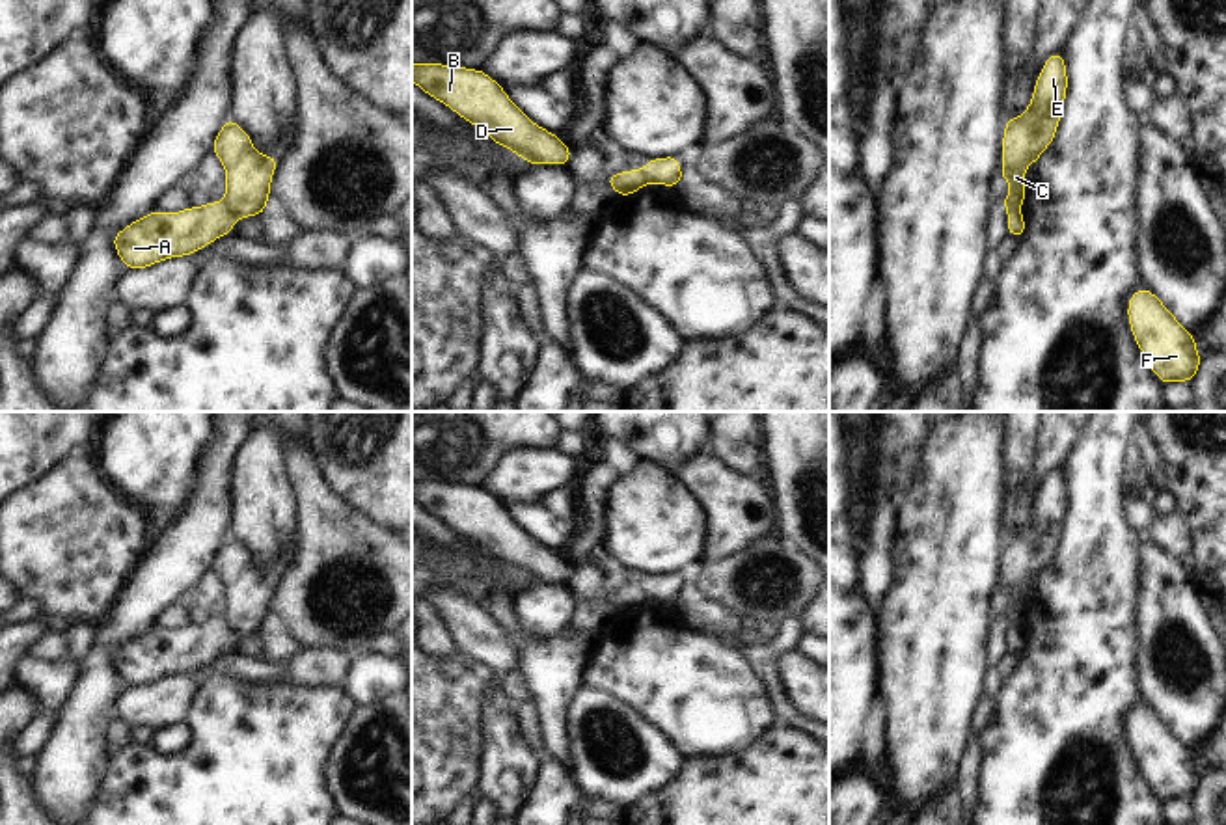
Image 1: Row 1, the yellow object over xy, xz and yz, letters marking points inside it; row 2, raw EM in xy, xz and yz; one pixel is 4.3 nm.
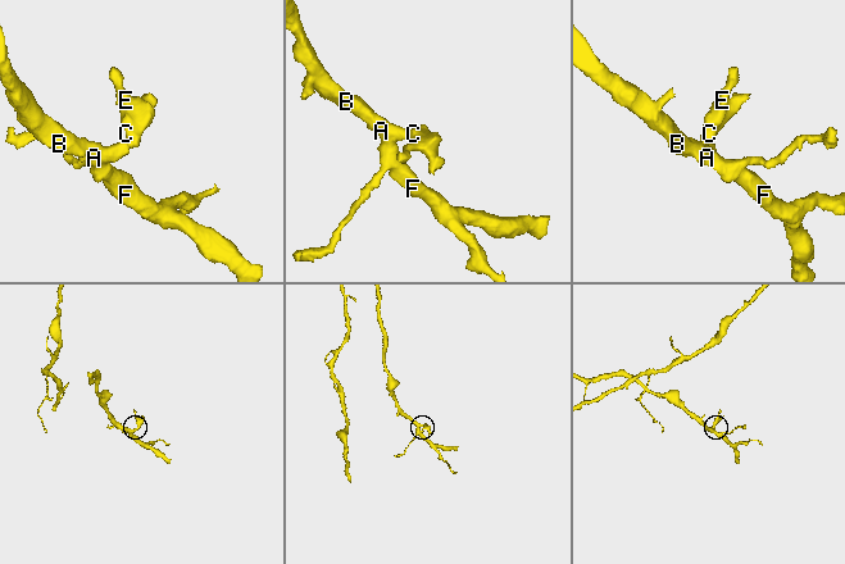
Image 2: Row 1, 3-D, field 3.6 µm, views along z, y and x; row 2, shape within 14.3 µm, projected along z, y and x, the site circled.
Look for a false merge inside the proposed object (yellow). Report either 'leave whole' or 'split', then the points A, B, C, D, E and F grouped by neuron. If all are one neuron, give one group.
split; A B D F / C E

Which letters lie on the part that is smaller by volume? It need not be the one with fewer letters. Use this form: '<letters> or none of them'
C, E.

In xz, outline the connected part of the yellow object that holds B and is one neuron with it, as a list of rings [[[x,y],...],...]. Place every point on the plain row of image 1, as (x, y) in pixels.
[[[412,479],[412,499],[529,583],[566,585],[572,575],[572,566],[555,549],[531,538],[483,486]]]

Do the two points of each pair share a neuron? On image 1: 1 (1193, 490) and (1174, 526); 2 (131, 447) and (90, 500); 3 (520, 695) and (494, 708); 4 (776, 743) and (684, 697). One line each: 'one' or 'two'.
1: two
2: two
3: two
4: two

